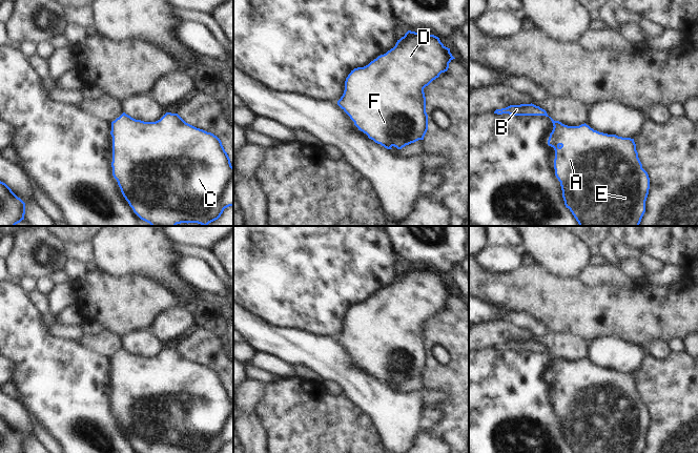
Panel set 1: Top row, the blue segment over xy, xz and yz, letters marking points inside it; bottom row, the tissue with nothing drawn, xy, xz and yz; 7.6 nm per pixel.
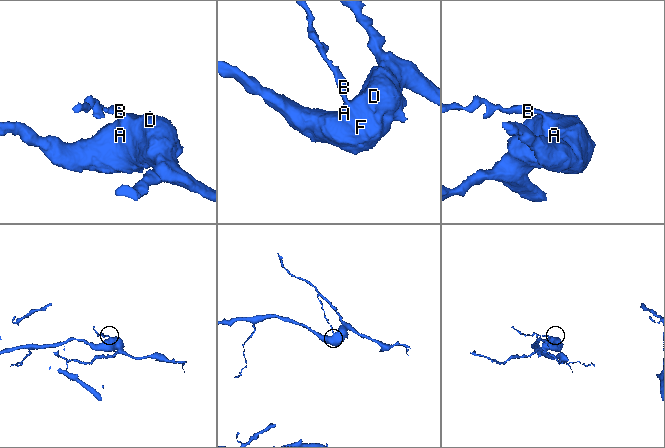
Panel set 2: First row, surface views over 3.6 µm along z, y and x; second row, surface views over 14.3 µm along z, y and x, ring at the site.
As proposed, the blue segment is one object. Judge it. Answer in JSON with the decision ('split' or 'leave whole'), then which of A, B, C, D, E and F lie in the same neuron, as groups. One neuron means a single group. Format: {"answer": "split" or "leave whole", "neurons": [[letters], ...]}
{"answer": "leave whole", "neurons": [["A", "B", "C", "D", "E", "F"]]}

